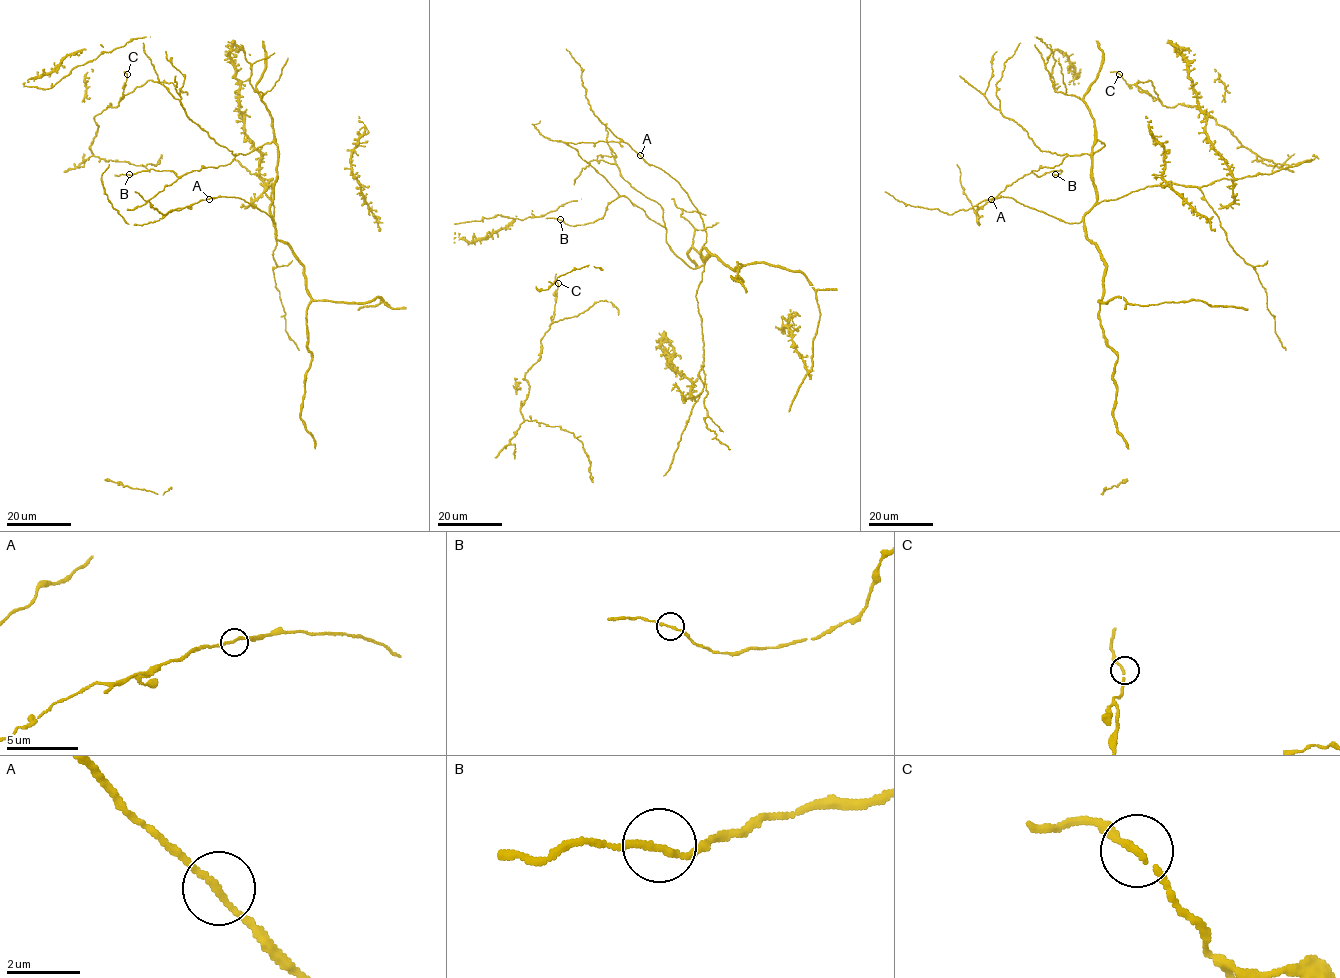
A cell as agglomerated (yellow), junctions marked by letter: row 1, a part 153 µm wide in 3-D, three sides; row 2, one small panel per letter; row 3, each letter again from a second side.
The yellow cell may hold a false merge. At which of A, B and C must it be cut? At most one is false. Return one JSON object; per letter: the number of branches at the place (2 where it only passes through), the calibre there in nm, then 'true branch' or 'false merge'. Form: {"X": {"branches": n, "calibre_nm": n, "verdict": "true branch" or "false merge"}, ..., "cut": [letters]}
{"A": {"branches": 2, "calibre_nm": 170, "verdict": "true branch"}, "B": {"branches": 2, "calibre_nm": 170, "verdict": "true branch"}, "C": {"branches": 2, "calibre_nm": 150, "verdict": "true branch"}, "cut": []}

